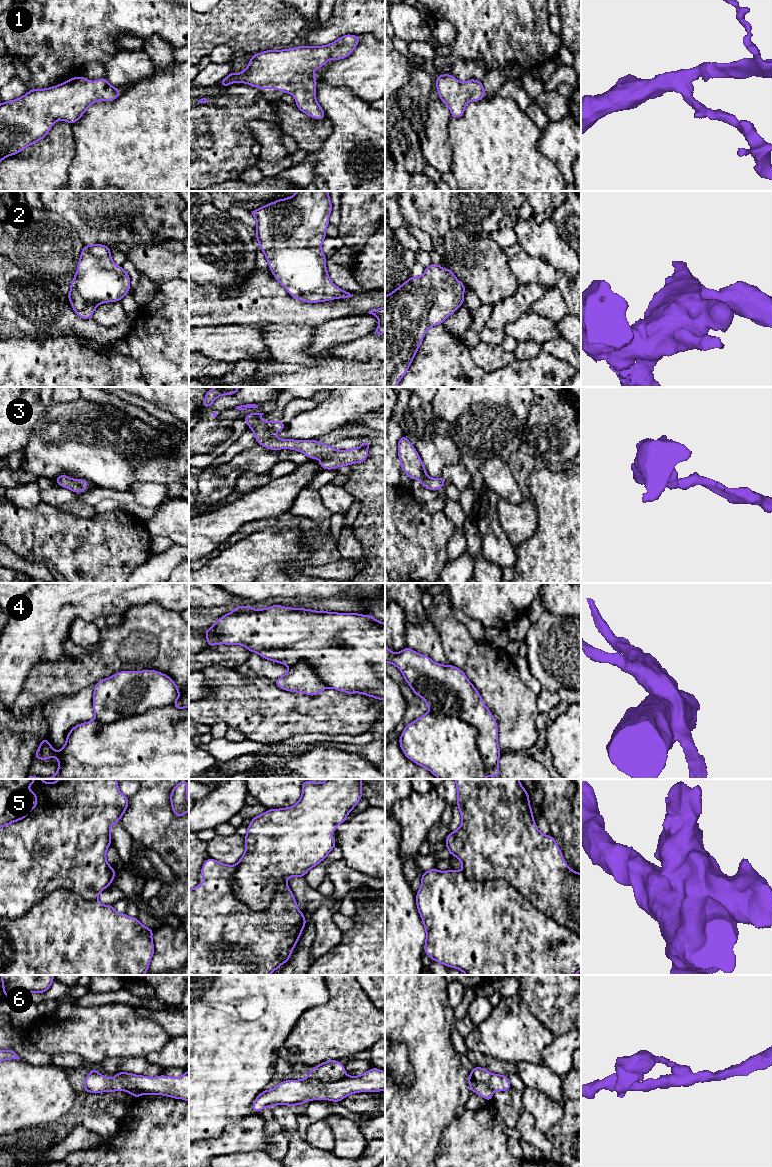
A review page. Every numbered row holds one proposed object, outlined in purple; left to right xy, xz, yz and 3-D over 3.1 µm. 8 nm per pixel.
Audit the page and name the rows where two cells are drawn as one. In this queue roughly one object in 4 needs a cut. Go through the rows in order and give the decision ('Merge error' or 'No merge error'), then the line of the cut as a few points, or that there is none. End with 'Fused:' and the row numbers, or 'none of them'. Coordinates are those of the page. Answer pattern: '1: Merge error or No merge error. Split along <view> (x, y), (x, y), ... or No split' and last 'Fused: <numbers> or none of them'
1: No merge error. No split
2: No merge error. No split
3: No merge error. No split
4: Merge error. Split along yz (430, 711), (456, 716), (477, 731), (477, 748), (486, 775)
5: Merge error. Split along yz (461, 871), (469, 879), (506, 880), (535, 908), (580, 937)
6: Merge error. Split along xz (346, 1075), (339, 1079), (323, 1082), (308, 1076)
Fused: 4, 5, 6

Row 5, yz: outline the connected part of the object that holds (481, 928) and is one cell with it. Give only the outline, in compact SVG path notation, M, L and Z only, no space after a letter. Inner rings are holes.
M433 868L422 873L421 887L417 892L416 906L426 931L424 952L433 960L447 967L459 969L466 975L576 975L581 971L581 937L575 932L557 924L544 913L535 909L521 894L507 881L502 879L480 882L469 880L462 871L451 869L439 871Z

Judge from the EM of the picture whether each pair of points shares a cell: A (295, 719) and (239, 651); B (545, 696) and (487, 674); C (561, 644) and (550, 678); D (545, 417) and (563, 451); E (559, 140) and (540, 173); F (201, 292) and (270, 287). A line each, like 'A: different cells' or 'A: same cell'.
A: different cells
B: different cells
C: same cell
D: same cell
E: different cells
F: same cell

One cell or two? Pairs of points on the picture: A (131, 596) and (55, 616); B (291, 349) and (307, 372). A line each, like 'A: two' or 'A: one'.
A: one
B: two

